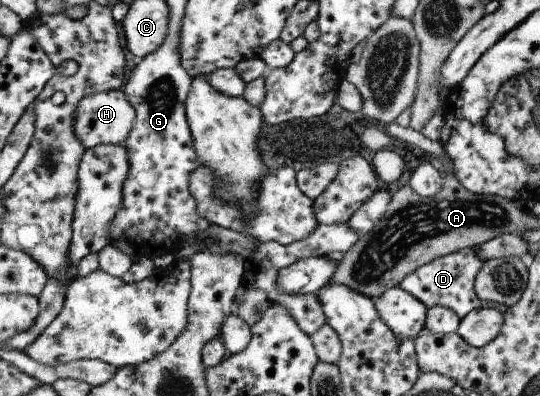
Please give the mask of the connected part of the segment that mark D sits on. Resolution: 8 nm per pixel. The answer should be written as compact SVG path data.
M472 249L456 250L419 266L400 281L399 287L412 294L413 298L420 299L427 308L437 305L450 308L461 318L481 306L474 291L474 278L482 262Z

